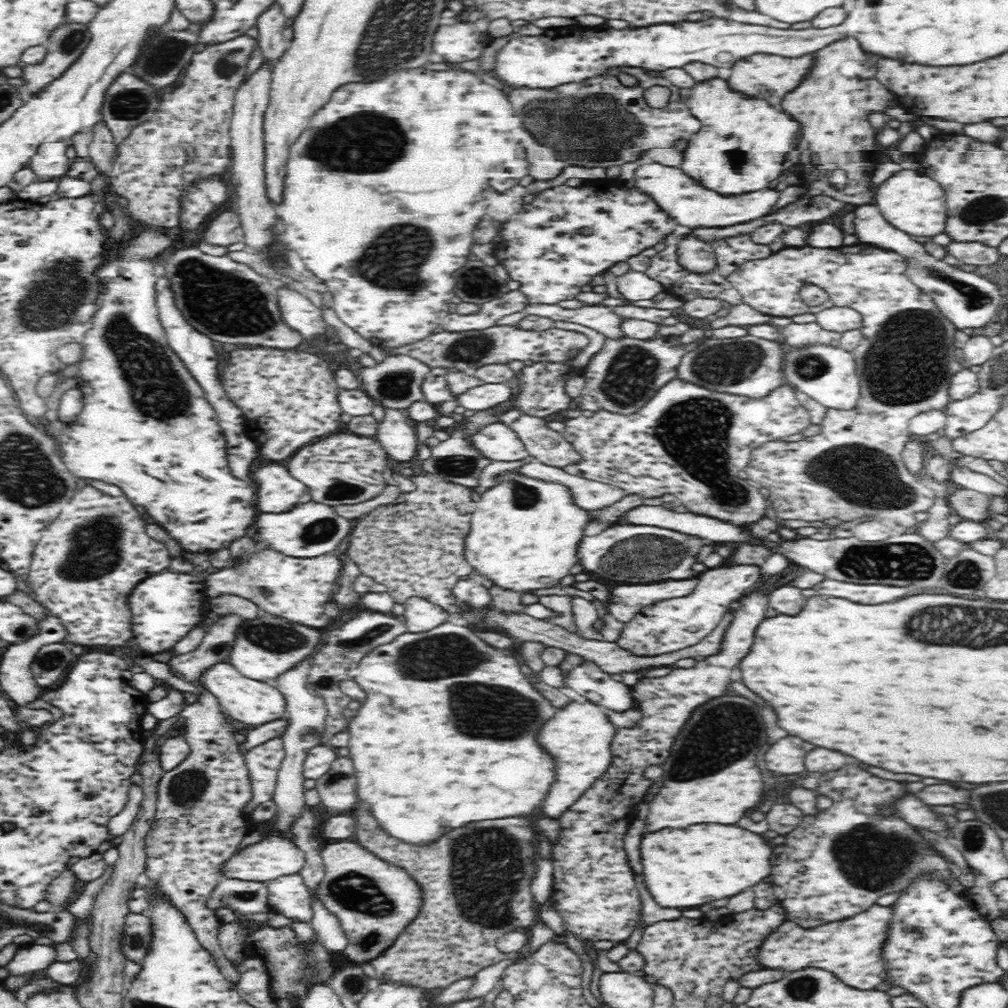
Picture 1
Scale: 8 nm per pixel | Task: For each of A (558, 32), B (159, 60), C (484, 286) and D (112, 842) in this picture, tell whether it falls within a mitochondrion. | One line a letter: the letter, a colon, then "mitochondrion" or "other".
A: other
B: mitochondrion
C: mitochondrion
D: other

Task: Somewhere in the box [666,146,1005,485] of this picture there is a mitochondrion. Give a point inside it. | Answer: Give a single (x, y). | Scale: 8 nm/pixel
(904, 365)

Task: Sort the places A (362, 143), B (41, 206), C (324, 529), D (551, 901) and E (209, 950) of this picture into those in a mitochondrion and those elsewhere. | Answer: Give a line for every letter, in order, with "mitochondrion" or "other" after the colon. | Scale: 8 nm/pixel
A: mitochondrion
B: other
C: mitochondrion
D: other
E: other

